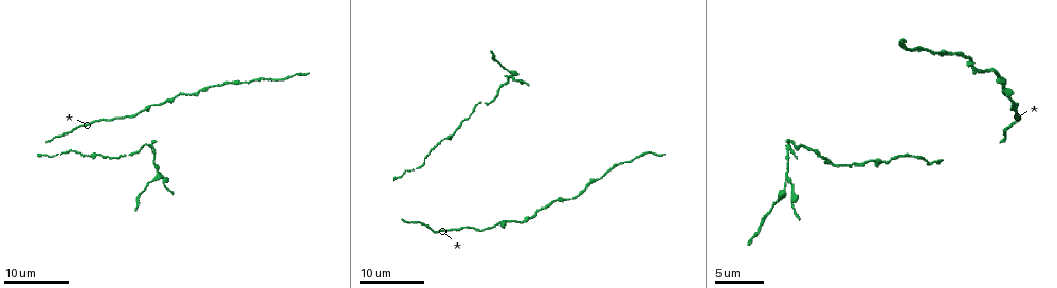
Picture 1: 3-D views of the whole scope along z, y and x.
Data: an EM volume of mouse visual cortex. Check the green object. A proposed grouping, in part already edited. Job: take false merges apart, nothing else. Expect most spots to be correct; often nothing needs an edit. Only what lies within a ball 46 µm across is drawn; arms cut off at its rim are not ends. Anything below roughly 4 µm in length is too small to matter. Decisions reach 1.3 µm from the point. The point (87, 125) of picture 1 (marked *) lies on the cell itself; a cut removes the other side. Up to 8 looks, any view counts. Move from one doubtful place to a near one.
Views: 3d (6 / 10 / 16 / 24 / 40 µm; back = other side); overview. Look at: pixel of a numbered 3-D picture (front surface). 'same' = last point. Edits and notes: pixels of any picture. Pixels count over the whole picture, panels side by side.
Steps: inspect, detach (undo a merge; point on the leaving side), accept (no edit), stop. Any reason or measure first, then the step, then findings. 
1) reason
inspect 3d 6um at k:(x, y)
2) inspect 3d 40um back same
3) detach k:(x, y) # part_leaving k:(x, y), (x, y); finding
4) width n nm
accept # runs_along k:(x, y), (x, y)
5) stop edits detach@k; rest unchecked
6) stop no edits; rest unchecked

thick turns thin
inspect 3d 24um at 1:(566, 198)

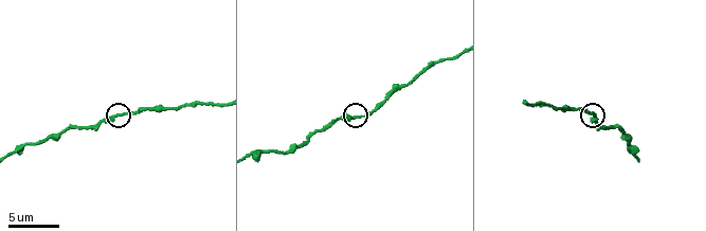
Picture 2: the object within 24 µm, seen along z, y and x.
inspect 3d 6um at 2:(596, 114)

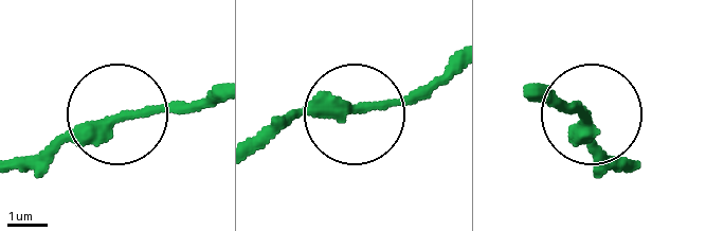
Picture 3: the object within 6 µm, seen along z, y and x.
from behind
inspect 3d 6um back at 3:(587, 117)

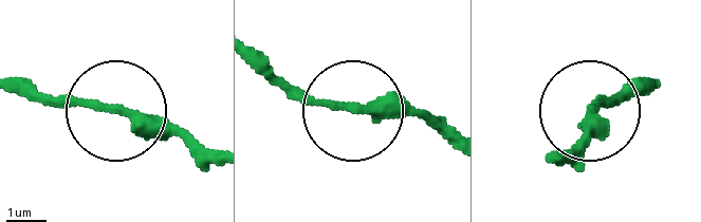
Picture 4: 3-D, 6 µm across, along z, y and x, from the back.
width 300 nm
accept # runs_along 4:(446, 141), (426, 124), (305, 99), (268, 79); continuous, no second cell

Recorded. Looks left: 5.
sudden change in width
inspect 3d 10um at 2:(621, 129)

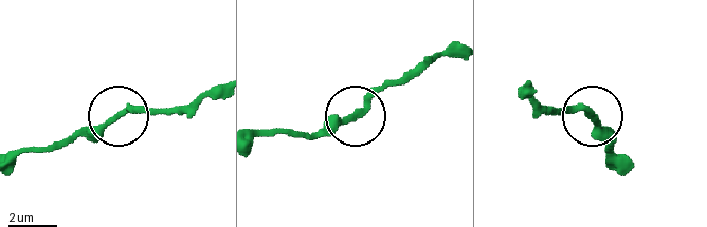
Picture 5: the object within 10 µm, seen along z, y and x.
from behind
inspect 3d 10um back at 5:(355, 115)

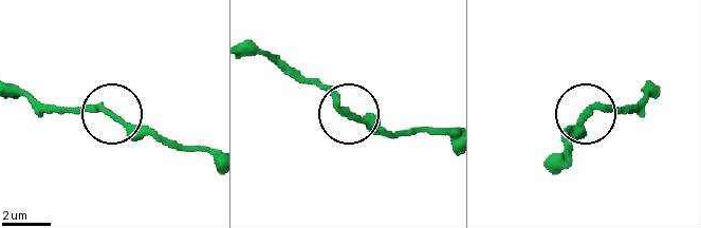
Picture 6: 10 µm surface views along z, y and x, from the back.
width 240 nm
accept # runs_along 6:(449, 135), (438, 130), (365, 128), (300, 71); all the same cell

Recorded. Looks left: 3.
thick turns thin
inspect 3d 10um at 2:(162, 107)

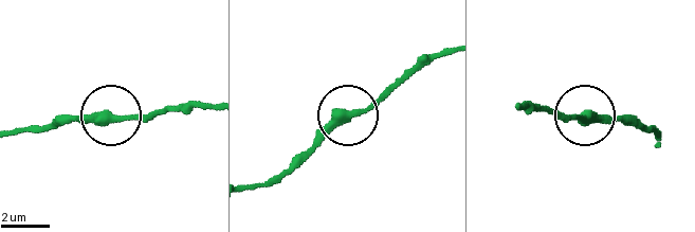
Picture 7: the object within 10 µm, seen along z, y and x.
inspect 3d 6um at 7:(116, 119)

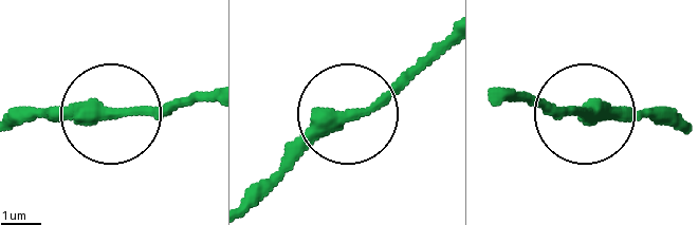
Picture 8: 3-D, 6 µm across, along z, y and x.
accept # continuous, no second cell

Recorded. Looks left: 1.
stop no edits; rest unchecked

